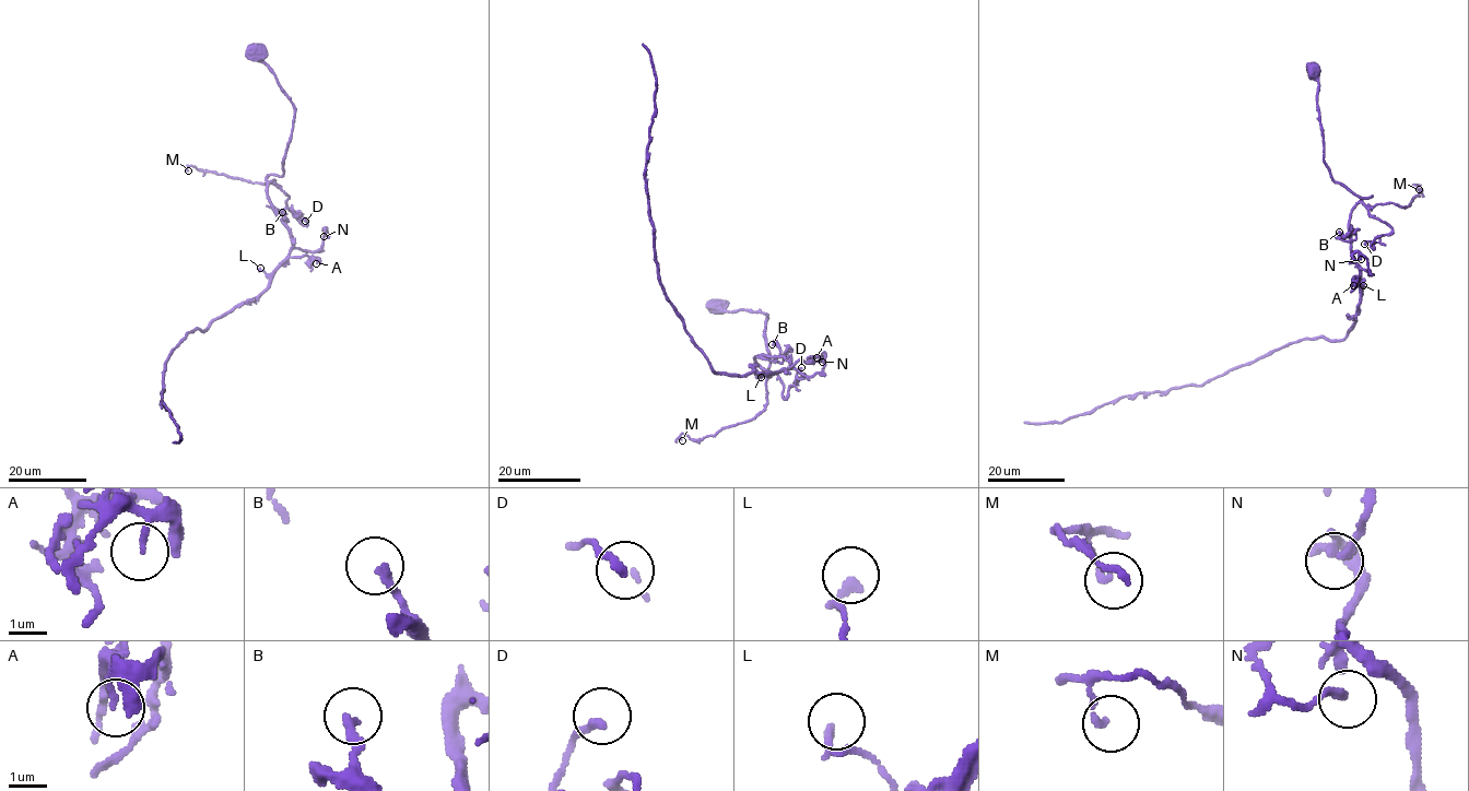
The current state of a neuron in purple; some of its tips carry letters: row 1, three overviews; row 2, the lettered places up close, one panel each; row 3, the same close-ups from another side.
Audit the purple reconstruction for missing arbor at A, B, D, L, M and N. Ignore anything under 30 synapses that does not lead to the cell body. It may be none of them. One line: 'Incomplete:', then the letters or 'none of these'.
Incomplete: none of these

